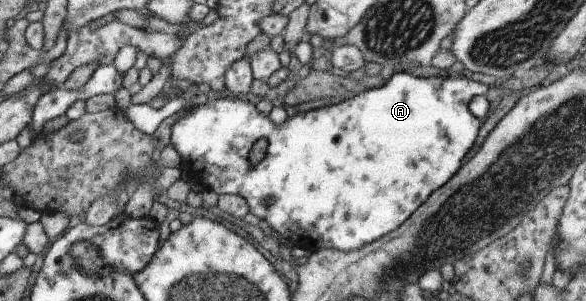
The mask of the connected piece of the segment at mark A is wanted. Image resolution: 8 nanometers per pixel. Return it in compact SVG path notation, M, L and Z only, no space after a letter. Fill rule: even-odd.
M398 72L393 73L391 77L384 83L381 87L375 88L375 89L369 89L365 92L361 92L354 97L344 100L340 103L334 103L334 105L326 106L321 109L316 108L316 110L311 110L307 113L299 113L296 116L293 117L287 117L286 121L282 123L282 125L273 125L269 120L268 116L263 116L254 110L256 106L250 105L250 103L241 101L238 97L229 97L227 94L224 94L222 96L211 96L209 100L202 106L199 106L197 108L192 109L192 112L189 113L186 109L186 113L184 116L176 121L171 129L171 136L170 136L170 144L186 159L186 162L182 164L179 168L180 171L184 167L188 167L188 171L190 171L190 178L187 180L189 181L191 179L200 179L200 183L204 185L204 190L211 189L212 191L216 192L218 195L222 194L230 194L230 195L239 195L244 199L244 201L247 203L249 212L256 215L259 219L264 219L266 223L274 230L276 233L279 233L284 238L288 239L294 247L300 247L302 249L306 249L308 252L315 252L316 250L321 250L324 248L336 248L342 251L348 251L356 249L357 247L360 247L361 245L366 245L367 243L370 243L371 241L377 240L381 235L384 235L385 233L388 233L389 231L395 230L398 225L400 225L415 209L418 209L422 203L424 203L424 200L435 190L438 189L443 183L446 183L448 179L450 179L450 176L460 167L460 161L462 161L462 158L466 153L468 153L468 149L472 147L472 144L474 143L474 139L476 139L476 135L478 135L478 128L481 126L482 120L476 118L470 111L468 110L468 103L470 103L470 99L472 97L476 97L476 95L486 95L486 92L488 90L488 86L476 81L473 81L471 78L469 78L468 74L461 72L456 78L450 78L450 79L441 79L436 77L427 77L427 78L421 78L421 77L415 77L408 73ZM258 139L264 139L266 141L266 149L264 149L264 154L262 159L258 161L255 165L252 165L250 161L248 160L248 155L250 155L250 149L252 149L252 145L258 141Z

